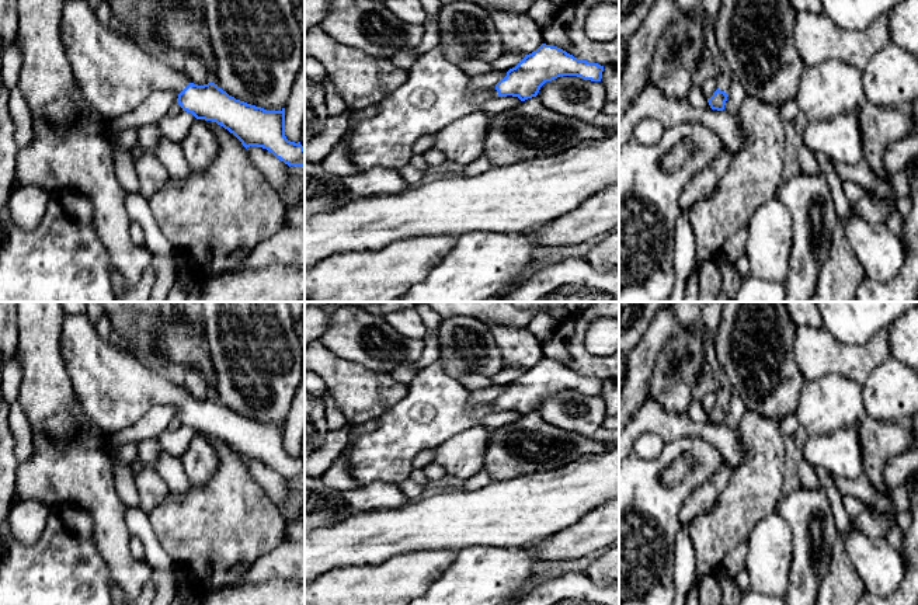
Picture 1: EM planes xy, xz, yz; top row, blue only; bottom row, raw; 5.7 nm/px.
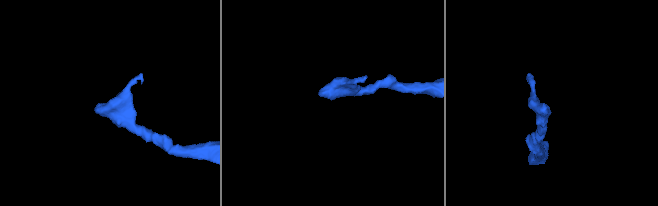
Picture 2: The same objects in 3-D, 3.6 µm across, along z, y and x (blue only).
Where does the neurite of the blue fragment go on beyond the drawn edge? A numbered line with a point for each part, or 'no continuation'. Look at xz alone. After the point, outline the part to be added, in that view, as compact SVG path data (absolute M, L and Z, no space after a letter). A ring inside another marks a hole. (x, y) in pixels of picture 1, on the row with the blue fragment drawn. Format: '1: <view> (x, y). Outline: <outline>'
1: xz (437, 91). Outline: M439 48L418 56L407 80L378 104L378 112L348 131L350 160L359 171L410 164L414 145L423 136L500 97L495 87L472 91L470 80Z

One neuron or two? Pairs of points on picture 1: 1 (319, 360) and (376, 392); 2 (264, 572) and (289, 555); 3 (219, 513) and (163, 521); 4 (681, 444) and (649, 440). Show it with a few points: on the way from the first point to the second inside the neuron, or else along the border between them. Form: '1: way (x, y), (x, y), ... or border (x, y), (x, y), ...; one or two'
1: way (333, 369), (358, 392), (362, 392); one
2: way (270, 566), (284, 560); one
3: way (205, 521), (177, 521); one
4: border (664, 444), (650, 459), (633, 454); two

